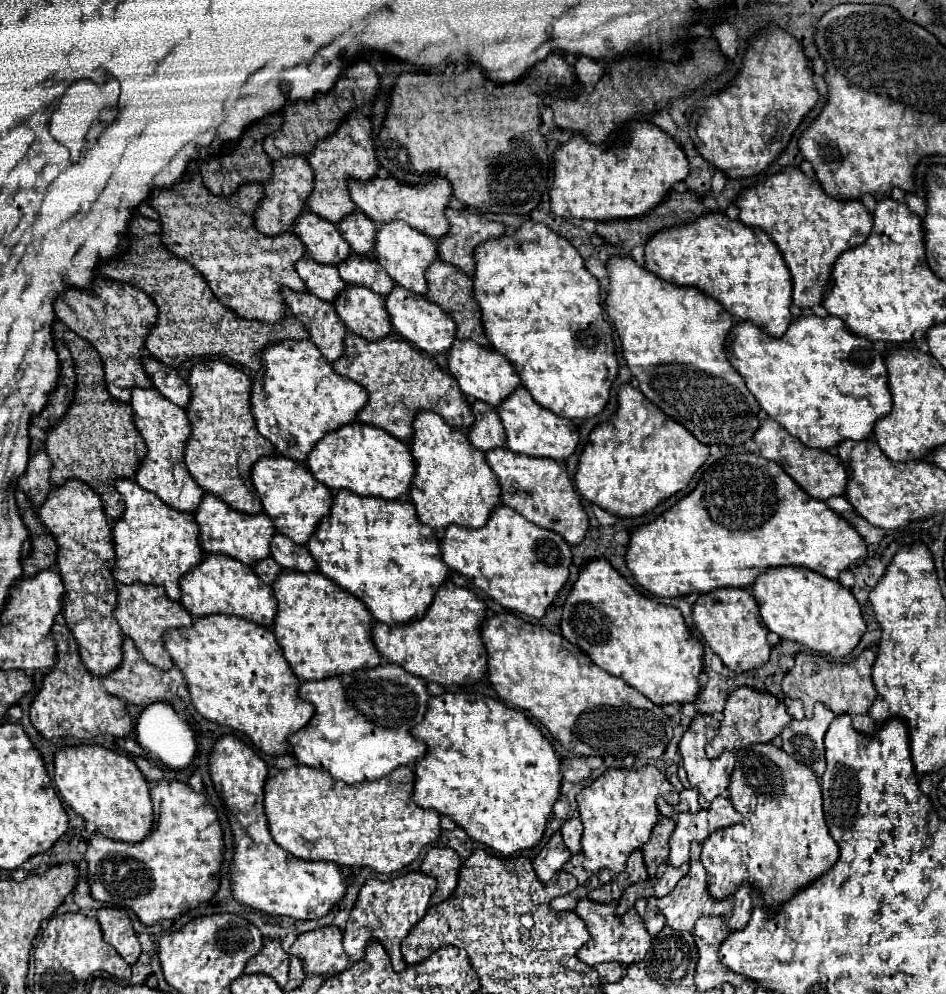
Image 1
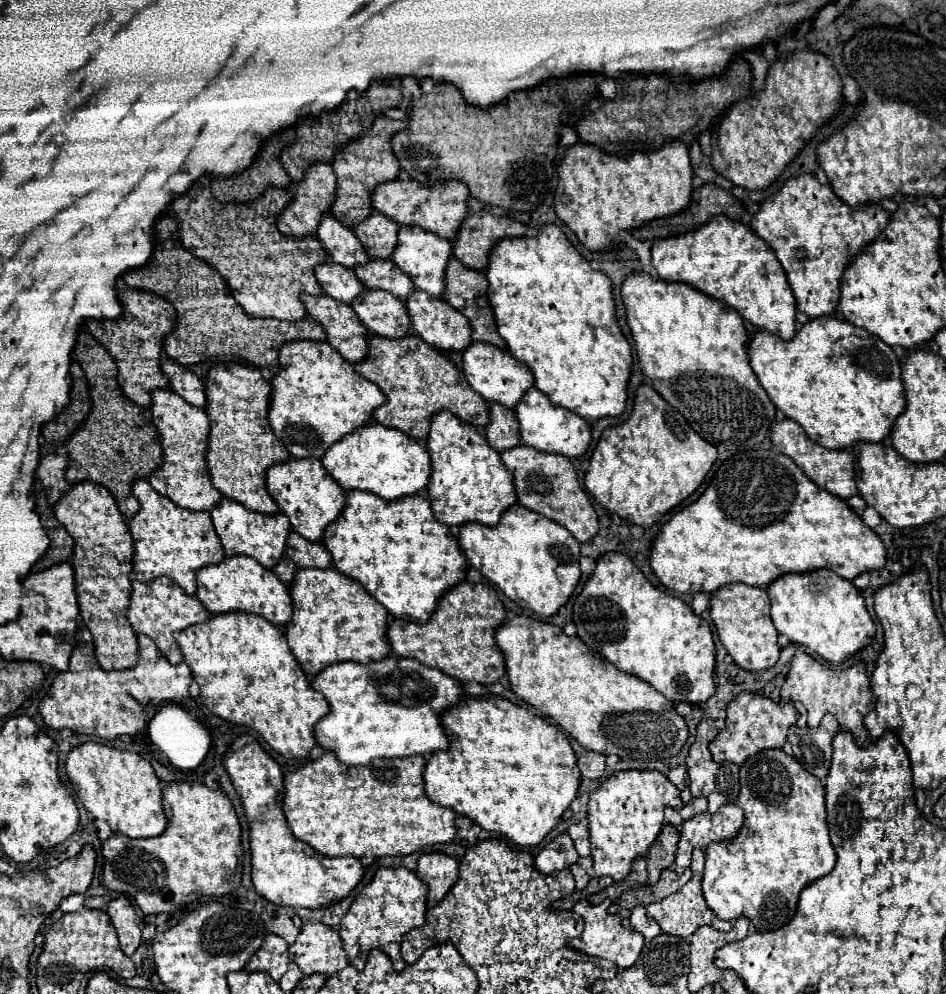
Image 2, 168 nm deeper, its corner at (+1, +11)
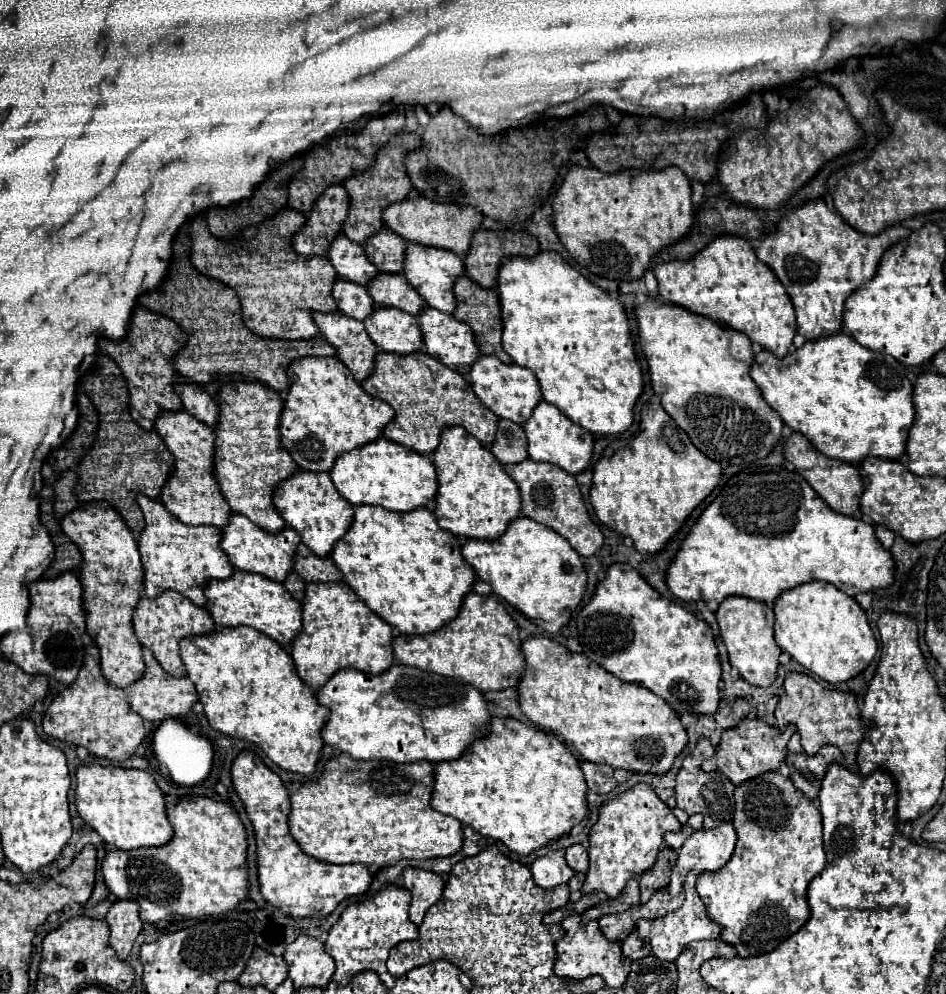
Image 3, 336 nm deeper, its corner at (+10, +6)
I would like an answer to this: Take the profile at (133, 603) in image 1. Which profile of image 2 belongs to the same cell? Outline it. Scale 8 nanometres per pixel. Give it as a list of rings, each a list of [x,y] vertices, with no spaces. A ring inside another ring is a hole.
[[[158,578],[154,584],[142,584],[142,582],[132,582],[132,604],[128,610],[128,620],[132,628],[138,634],[146,634],[148,638],[154,640],[154,644],[160,648],[160,652],[168,658],[170,664],[180,664],[182,662],[182,652],[174,640],[174,634],[198,624],[206,622],[210,618],[210,612],[198,602],[196,596],[188,596],[174,580],[170,578]]]

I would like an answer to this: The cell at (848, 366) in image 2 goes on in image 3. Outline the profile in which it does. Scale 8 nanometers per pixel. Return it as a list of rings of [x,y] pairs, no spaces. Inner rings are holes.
[[[845,333],[811,339],[793,355],[787,355],[783,359],[777,359],[771,353],[763,351],[751,365],[753,381],[757,383],[757,387],[761,387],[765,401],[781,415],[783,423],[793,431],[803,433],[823,455],[845,463],[859,463],[869,455],[885,459],[897,459],[899,455],[903,455],[905,437],[915,417],[911,393],[917,373],[917,367],[905,367],[885,353],[865,349]]]

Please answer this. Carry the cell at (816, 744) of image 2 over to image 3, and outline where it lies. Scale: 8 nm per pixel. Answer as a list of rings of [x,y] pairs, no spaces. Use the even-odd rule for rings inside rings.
[[[823,745],[819,753],[787,753],[785,759],[789,767],[789,777],[797,789],[801,789],[809,799],[815,799],[819,793],[819,785],[825,777],[825,769],[829,763],[843,763],[841,751],[835,745]]]

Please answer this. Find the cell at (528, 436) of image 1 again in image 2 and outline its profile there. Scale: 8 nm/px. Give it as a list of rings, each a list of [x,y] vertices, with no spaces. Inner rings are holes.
[[[532,388],[530,392],[526,392],[524,400],[516,406],[516,416],[520,420],[520,434],[522,434],[524,446],[536,448],[540,452],[562,454],[568,458],[582,456],[590,446],[592,430],[590,430],[588,422],[584,418],[580,418],[578,414],[552,404],[550,398],[546,394],[542,394],[538,388]]]

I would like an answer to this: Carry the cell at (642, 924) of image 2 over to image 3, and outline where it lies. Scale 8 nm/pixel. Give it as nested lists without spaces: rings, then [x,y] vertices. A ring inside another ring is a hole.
[[[637,929],[631,931],[631,935],[621,943],[621,947],[623,947],[623,955],[629,959],[643,959],[649,955],[649,947],[645,945],[645,941],[639,939]]]

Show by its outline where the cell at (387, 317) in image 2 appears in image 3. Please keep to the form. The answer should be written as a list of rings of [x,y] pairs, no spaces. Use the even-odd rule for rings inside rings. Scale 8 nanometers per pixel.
[[[377,307],[369,321],[363,321],[369,337],[377,347],[391,353],[413,353],[423,349],[417,319],[401,309]]]

